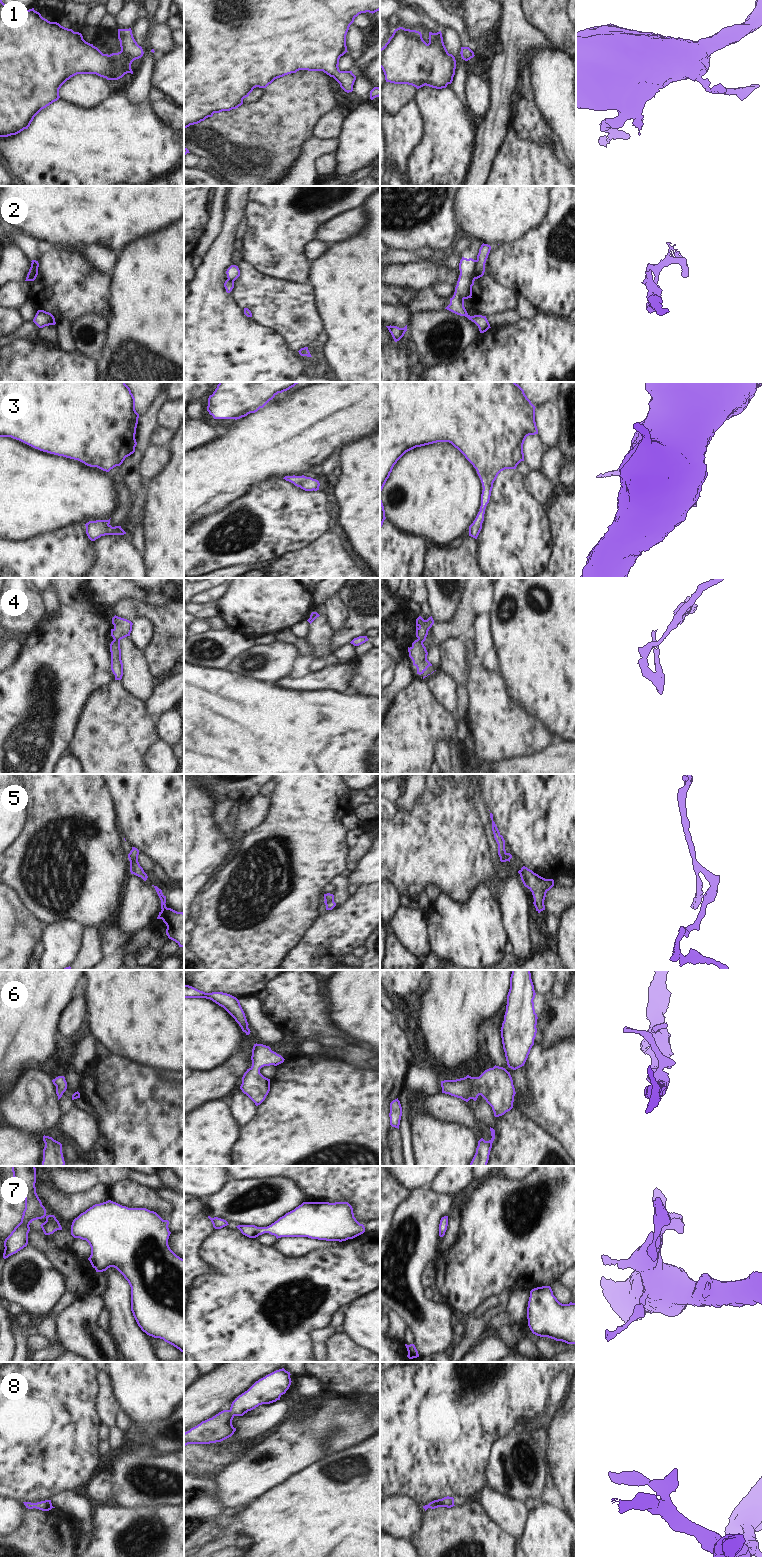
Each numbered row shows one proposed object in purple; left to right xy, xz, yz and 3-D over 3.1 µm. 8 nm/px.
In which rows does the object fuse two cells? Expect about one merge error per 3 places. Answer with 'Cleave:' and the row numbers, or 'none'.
Cleave: 2, 4, 5

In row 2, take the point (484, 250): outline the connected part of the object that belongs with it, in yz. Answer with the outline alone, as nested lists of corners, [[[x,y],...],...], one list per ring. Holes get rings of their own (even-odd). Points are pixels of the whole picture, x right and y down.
[[[482,244],[479,253],[477,255],[477,260],[475,263],[475,279],[478,279],[484,275],[485,272],[485,263],[490,253],[491,246],[488,244]]]

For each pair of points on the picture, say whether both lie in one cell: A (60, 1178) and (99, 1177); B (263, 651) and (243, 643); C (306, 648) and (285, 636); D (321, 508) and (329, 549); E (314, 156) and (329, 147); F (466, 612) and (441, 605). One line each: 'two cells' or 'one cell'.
A: one cell
B: two cells
C: one cell
D: two cells
E: one cell
F: two cells

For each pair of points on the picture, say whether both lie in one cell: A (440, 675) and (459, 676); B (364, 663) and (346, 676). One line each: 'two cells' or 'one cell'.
A: two cells
B: two cells

